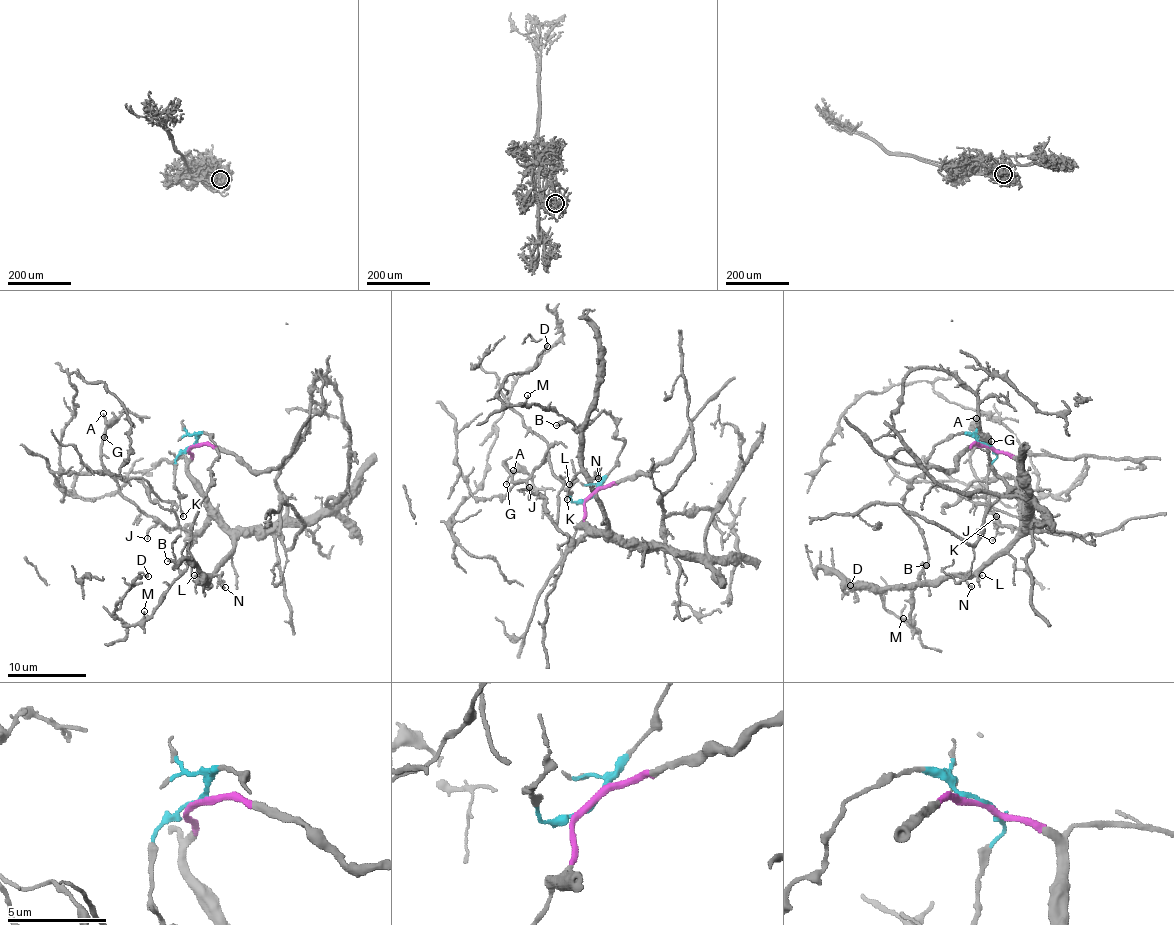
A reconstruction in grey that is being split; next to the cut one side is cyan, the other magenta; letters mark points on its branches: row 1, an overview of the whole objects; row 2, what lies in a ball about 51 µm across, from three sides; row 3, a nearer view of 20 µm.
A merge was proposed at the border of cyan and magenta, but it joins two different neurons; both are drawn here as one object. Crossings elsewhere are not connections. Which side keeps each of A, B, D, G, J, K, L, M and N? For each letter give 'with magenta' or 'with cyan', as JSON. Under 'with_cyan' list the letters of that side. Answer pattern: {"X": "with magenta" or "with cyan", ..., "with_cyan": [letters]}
{"A": "with magenta", "B": "with cyan", "D": "with cyan", "G": "with magenta", "J": "with magenta", "K": "with cyan", "L": "with magenta", "M": "with cyan", "N": "with magenta", "with_cyan": ["B", "D", "K", "M"]}

